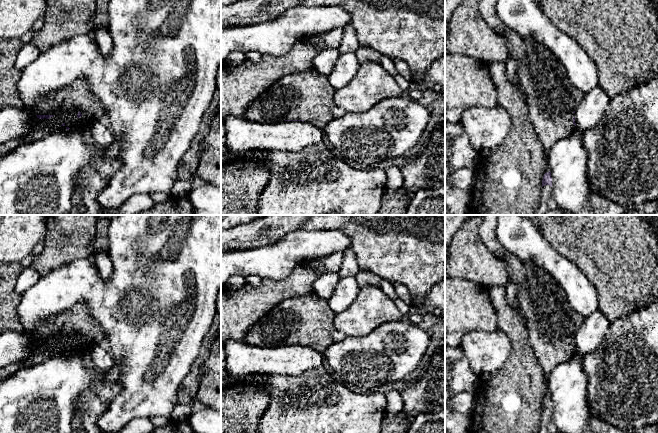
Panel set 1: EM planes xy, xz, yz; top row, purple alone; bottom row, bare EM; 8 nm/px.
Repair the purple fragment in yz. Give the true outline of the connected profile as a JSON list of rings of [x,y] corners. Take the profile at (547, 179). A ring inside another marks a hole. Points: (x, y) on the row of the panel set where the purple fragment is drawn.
[[[547,167],[547,171],[542,180],[541,201],[535,215],[545,215],[547,212],[557,208],[551,190],[552,177]]]

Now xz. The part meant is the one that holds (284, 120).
[[[314,68],[286,75],[247,107],[245,118],[261,123],[303,121],[323,129],[334,118],[332,115],[332,108],[336,106],[334,93],[335,89],[330,85],[328,76],[319,73]]]

